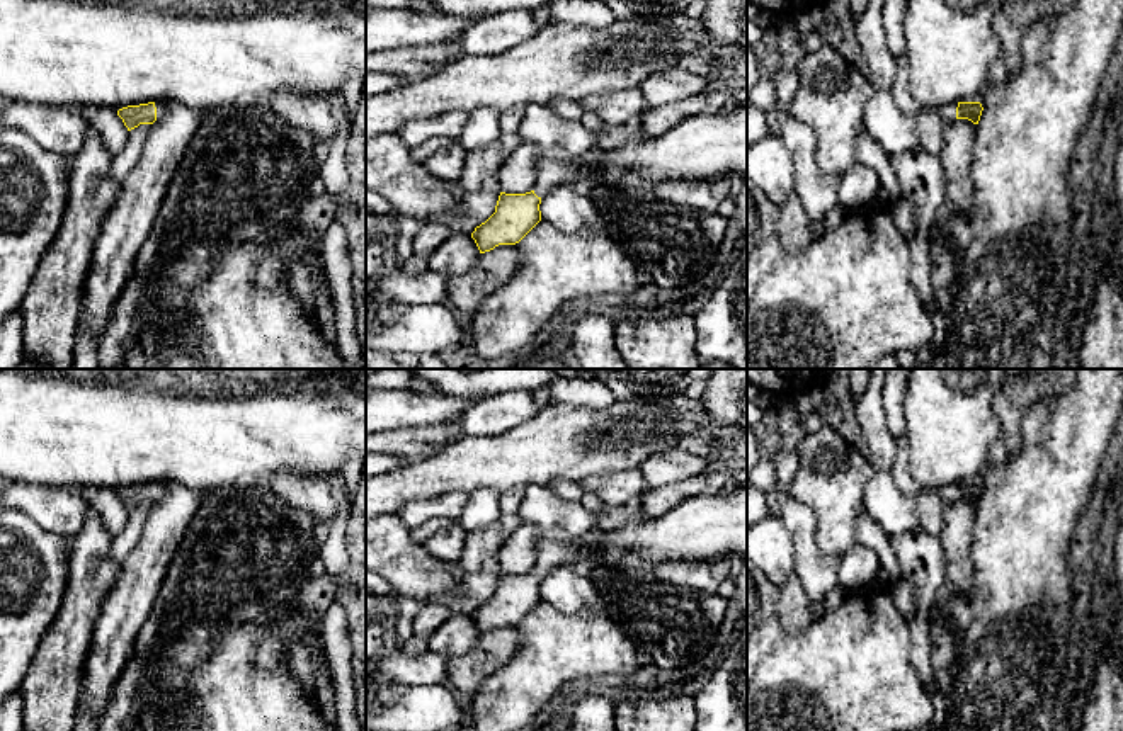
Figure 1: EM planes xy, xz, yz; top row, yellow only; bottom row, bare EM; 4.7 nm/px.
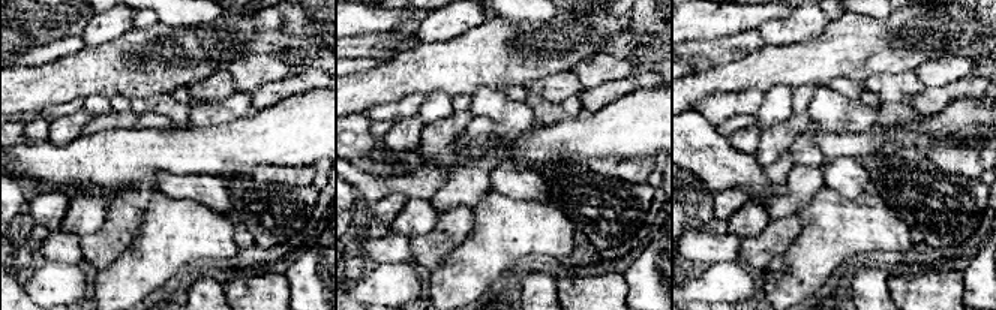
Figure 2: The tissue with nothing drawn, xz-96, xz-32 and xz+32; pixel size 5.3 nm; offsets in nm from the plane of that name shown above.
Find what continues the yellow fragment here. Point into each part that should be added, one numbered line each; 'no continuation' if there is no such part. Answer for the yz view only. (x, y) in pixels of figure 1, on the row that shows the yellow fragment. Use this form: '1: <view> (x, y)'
1: yz (929, 124)

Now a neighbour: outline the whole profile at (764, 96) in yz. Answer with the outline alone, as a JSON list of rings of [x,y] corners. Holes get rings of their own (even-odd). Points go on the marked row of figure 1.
[[[764,73],[750,90],[749,100],[752,105],[769,112],[778,104],[778,88],[769,73]]]

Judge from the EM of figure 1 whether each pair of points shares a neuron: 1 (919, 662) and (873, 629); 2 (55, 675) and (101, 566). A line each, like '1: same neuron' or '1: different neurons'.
1: different neurons
2: same neuron

